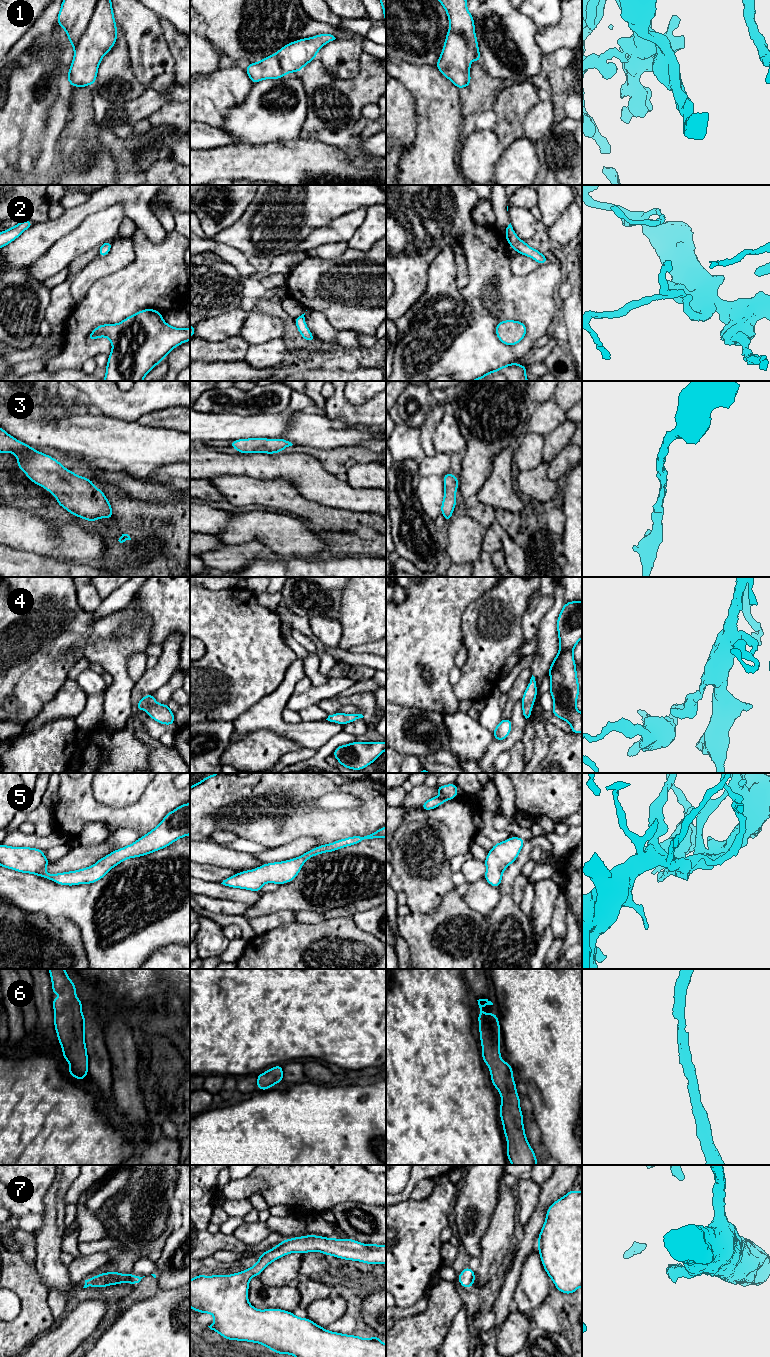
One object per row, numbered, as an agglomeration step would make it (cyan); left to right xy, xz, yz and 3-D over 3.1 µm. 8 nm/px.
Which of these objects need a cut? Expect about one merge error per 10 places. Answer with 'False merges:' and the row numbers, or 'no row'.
False merges: no row

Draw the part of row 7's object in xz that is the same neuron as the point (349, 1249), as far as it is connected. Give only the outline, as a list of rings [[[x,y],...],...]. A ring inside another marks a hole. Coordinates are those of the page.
[[[316,1235],[295,1237],[286,1239],[274,1248],[263,1252],[254,1266],[239,1273],[231,1275],[220,1275],[217,1273],[214,1276],[196,1275],[194,1279],[190,1280],[190,1307],[196,1312],[212,1314],[215,1317],[215,1321],[208,1327],[227,1340],[258,1343],[282,1356],[284,1354],[291,1354],[294,1357],[386,1357],[386,1344],[381,1342],[378,1336],[373,1335],[370,1339],[365,1339],[355,1335],[327,1331],[309,1318],[300,1318],[292,1312],[282,1309],[258,1310],[248,1302],[250,1279],[254,1276],[259,1276],[270,1263],[290,1253],[298,1252],[304,1254],[317,1251],[345,1260],[360,1261],[372,1265],[386,1264],[386,1244],[363,1244],[352,1238],[343,1240],[341,1238],[335,1239]]]

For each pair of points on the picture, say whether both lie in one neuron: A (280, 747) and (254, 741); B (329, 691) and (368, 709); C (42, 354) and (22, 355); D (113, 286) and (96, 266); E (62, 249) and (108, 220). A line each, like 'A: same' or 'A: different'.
A: same
B: different
C: same
D: different
E: same

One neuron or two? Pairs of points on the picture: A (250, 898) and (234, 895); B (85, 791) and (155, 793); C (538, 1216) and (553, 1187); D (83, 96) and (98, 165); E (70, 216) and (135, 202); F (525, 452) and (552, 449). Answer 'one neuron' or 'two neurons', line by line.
A: one neuron
B: one neuron
C: one neuron
D: one neuron
E: one neuron
F: two neurons

